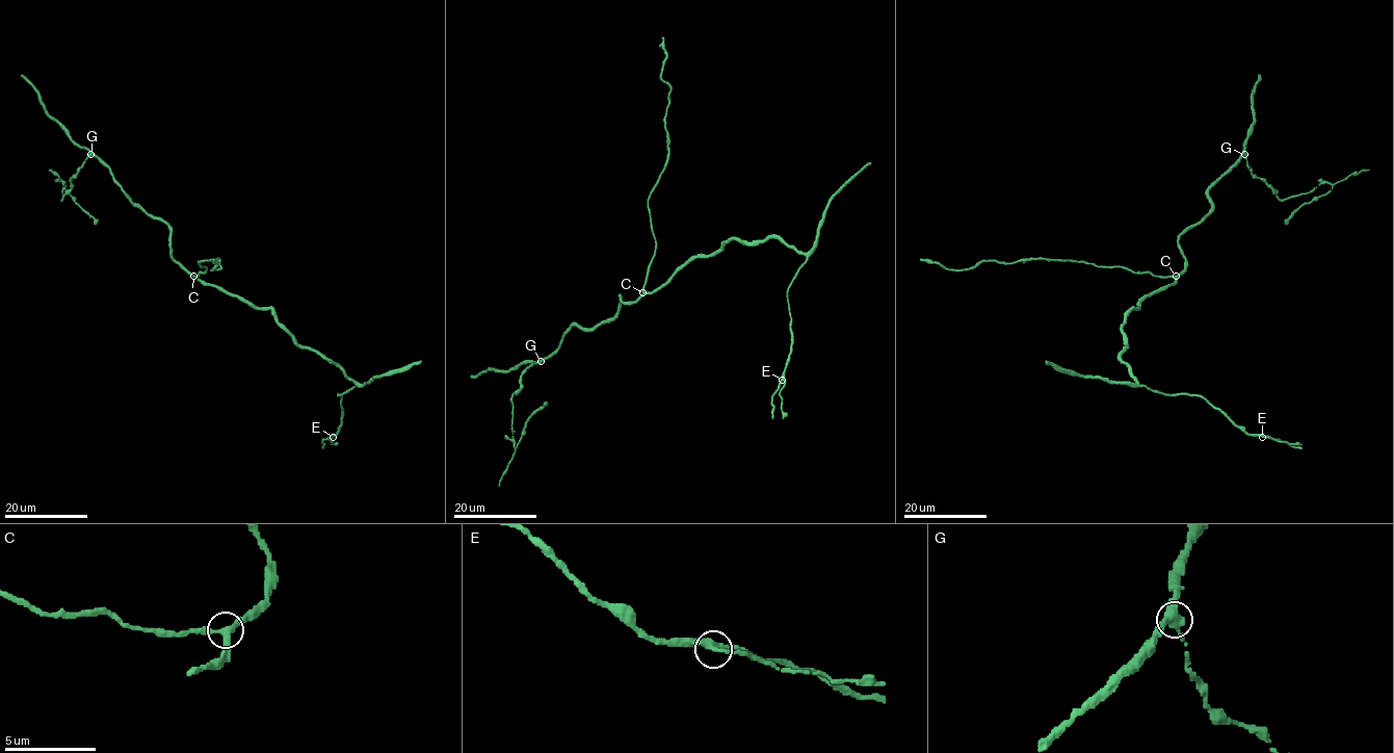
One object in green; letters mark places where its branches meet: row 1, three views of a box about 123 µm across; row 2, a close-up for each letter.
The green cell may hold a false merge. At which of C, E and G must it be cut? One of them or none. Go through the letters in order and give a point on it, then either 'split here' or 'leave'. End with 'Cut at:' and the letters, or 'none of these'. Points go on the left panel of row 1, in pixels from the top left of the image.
C: place (193, 276); leave
E: place (333, 437); leave
G: place (90, 154); split here
Cut at: G

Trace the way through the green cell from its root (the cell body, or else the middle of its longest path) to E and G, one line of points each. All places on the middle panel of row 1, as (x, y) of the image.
E: (652, 291), (734, 238), (779, 237), (801, 252), (807, 259), (787, 289), (791, 352), (782, 380)
G: (652, 291), (634, 302), (623, 302), (620, 294), (613, 317), (590, 329), (573, 325), (560, 345), (541, 361)

